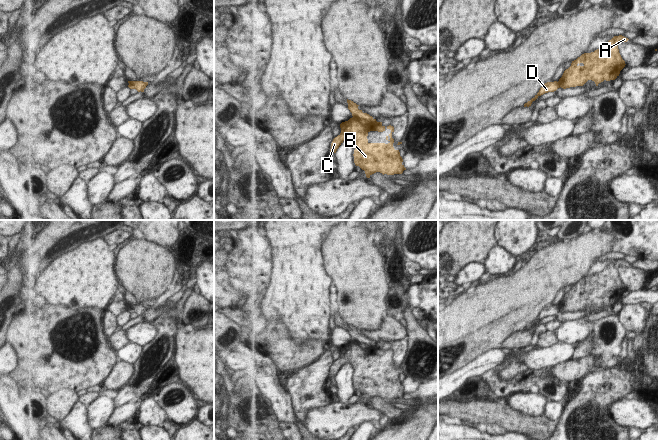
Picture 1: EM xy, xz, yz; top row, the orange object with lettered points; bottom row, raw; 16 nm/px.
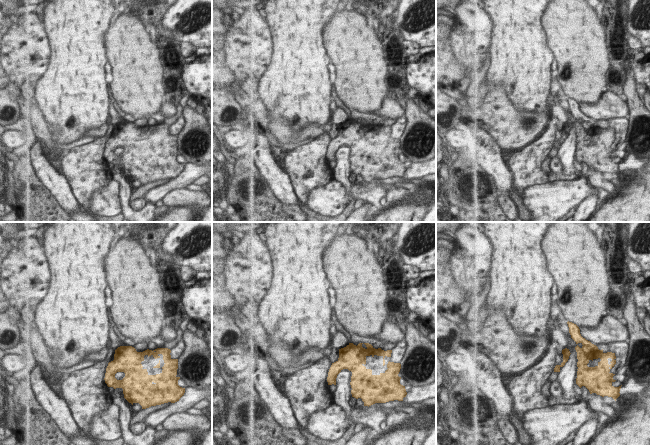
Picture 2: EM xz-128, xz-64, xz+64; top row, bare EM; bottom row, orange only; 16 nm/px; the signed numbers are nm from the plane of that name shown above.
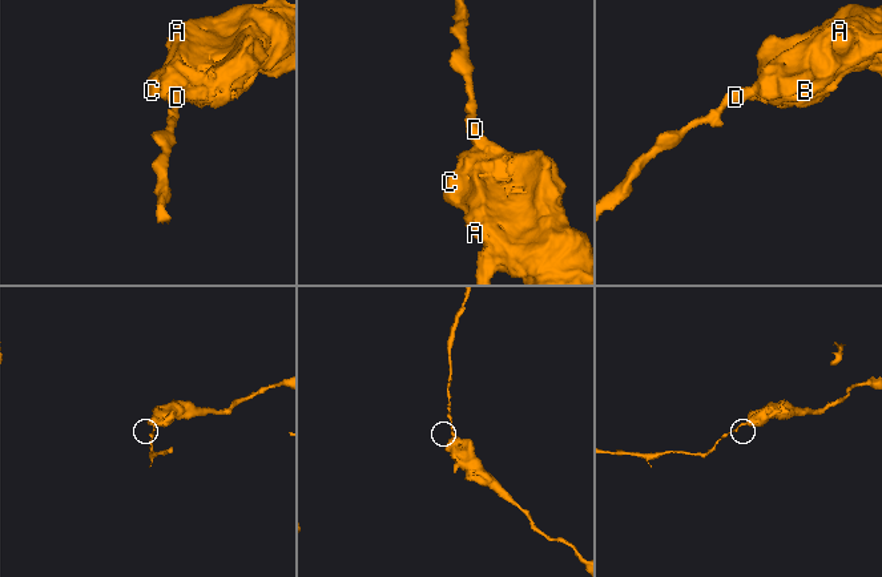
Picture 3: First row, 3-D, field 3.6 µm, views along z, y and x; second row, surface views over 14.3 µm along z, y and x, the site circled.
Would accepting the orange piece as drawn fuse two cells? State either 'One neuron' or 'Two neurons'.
Two neurons

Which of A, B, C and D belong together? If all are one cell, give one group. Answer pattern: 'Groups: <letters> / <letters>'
Groups: A B C / D

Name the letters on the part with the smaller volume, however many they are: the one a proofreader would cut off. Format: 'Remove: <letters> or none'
Remove: D

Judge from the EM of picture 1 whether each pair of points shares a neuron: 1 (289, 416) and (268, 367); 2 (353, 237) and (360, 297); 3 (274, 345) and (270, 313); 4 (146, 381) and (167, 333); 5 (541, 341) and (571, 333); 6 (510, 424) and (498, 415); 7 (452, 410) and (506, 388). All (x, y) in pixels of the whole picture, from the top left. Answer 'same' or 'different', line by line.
1: same
2: same
3: different
4: same
5: different
6: same
7: different

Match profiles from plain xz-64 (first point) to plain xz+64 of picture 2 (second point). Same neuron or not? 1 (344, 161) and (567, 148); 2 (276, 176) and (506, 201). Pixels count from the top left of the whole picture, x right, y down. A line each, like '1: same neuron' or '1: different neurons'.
1: same neuron
2: different neurons

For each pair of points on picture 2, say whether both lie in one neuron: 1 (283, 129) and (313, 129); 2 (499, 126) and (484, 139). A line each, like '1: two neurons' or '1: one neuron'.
1: one neuron
2: two neurons

